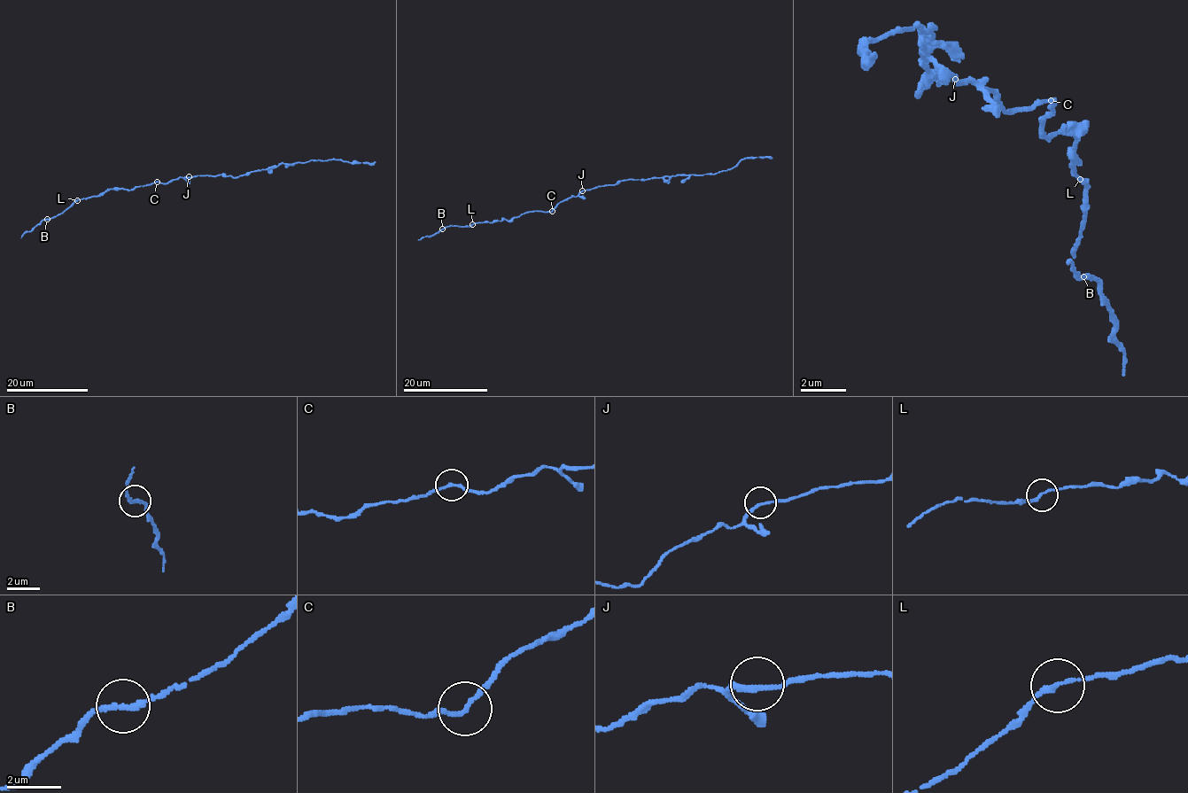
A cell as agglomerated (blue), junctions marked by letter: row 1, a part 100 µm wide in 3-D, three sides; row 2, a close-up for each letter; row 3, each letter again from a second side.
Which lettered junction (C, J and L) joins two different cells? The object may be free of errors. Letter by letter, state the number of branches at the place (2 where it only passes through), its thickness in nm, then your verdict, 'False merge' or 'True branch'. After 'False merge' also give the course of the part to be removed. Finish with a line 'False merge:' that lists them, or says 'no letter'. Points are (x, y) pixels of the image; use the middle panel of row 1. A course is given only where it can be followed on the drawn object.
C: Branches: 2. Thickness 160 nm. True branch
J: Branches: 2. Thickness 180 nm. True branch
L: Branches: 2. Thickness 170 nm. True branch
False merge: no letter

